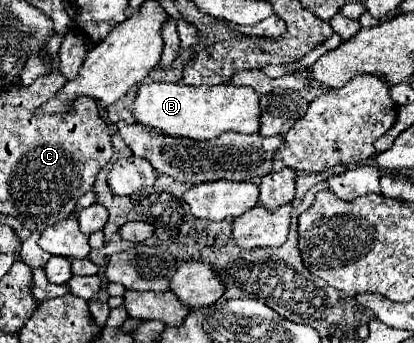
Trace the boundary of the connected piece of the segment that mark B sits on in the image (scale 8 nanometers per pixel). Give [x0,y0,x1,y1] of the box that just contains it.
[133,82,259,140]

